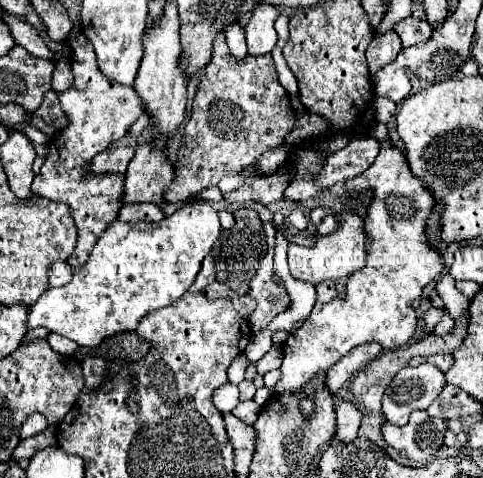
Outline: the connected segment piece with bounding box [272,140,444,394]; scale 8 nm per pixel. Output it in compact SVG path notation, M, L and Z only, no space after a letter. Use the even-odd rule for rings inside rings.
M390 140L380 142L380 154L374 164L360 176L348 180L344 192L350 198L372 194L364 220L370 236L366 266L348 278L344 296L336 296L328 304L316 302L302 328L286 340L282 346L282 378L272 388L274 394L300 390L314 380L318 372L330 370L342 356L360 344L376 342L384 350L396 350L410 342L418 324L412 302L418 300L422 290L444 270L442 256L428 246L424 236L426 218L434 208L432 194L410 172L404 152Z

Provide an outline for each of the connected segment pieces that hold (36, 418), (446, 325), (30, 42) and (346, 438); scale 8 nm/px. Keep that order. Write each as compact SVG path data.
M30 414L30 416L24 420L24 424L22 424L20 438L30 438L30 436L42 432L46 426L48 426L48 422L46 422L46 418L44 418L42 414Z
M446 314L446 316L444 316L444 318L434 326L432 334L434 334L434 336L446 336L448 332L452 332L452 328L454 328L454 326L456 326L456 324L454 324L454 320Z
M6 14L6 24L10 26L12 30L12 36L16 40L16 44L24 46L32 56L38 56L38 58L48 58L48 60L54 60L54 54L46 48L44 40L38 36L38 32L26 22L26 20L20 20L20 18L14 18L14 16L8 16Z
M338 400L336 416L338 416L336 442L352 442L352 440L356 440L356 432L358 432L360 420L362 420L362 412L354 404Z

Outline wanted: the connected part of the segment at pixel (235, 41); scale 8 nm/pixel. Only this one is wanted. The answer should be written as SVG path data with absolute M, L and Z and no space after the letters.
M238 24L228 26L226 44L228 44L232 56L236 56L236 58L244 58L246 56L246 38L244 38L244 30Z

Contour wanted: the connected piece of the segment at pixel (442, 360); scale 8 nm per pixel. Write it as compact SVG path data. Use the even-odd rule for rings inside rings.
M436 354L436 356L428 356L428 362L434 364L436 368L440 368L442 372L446 372L452 366L452 356L450 354Z

